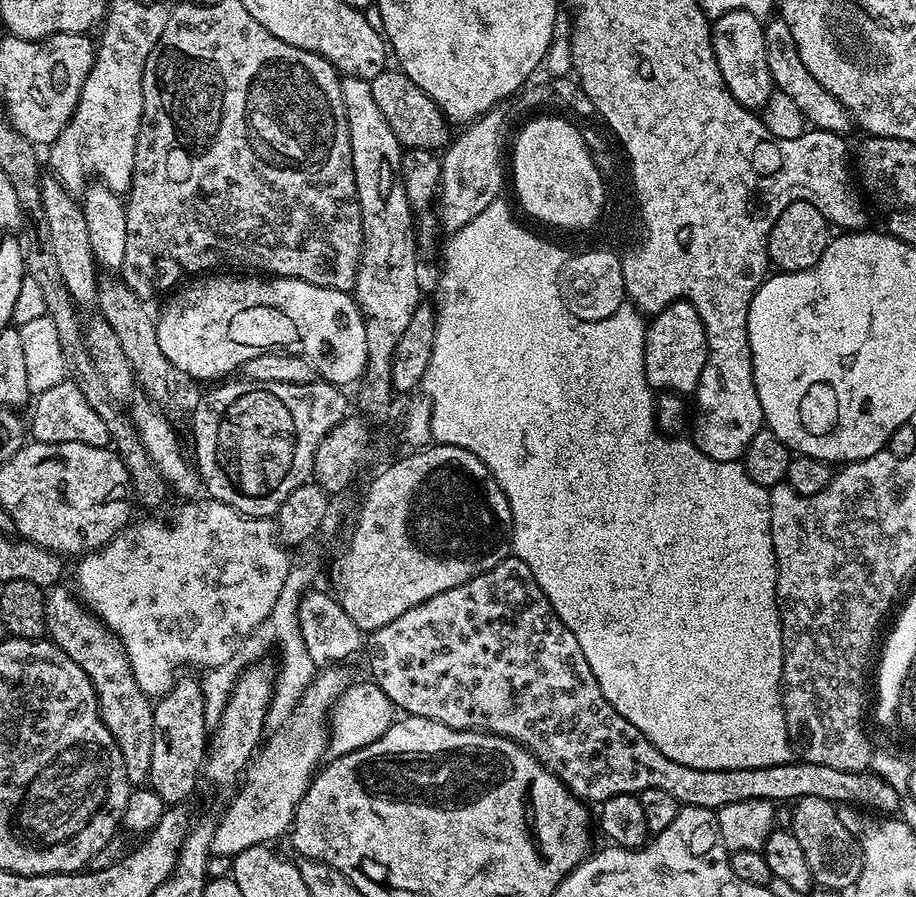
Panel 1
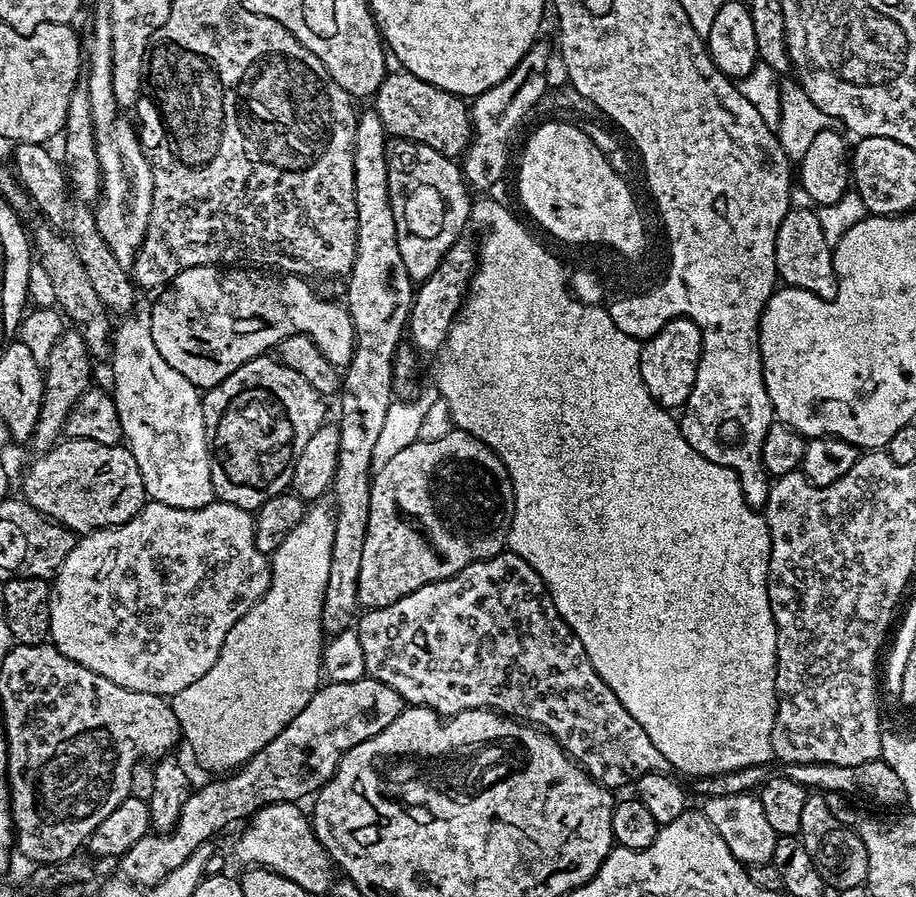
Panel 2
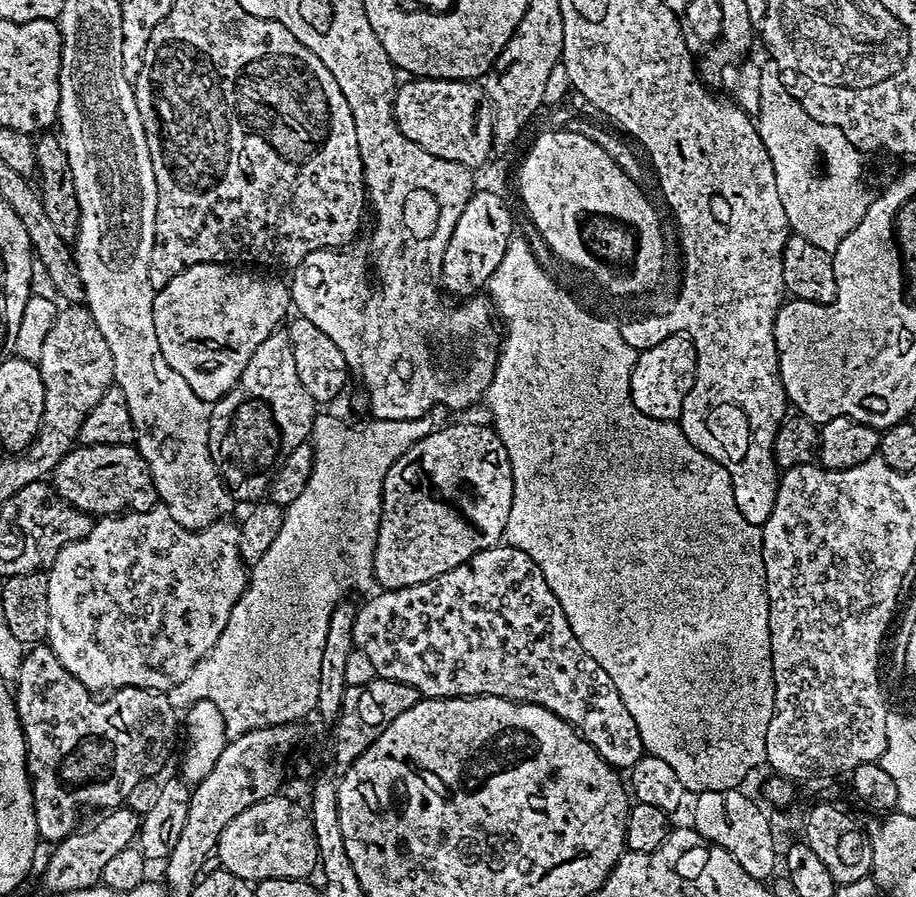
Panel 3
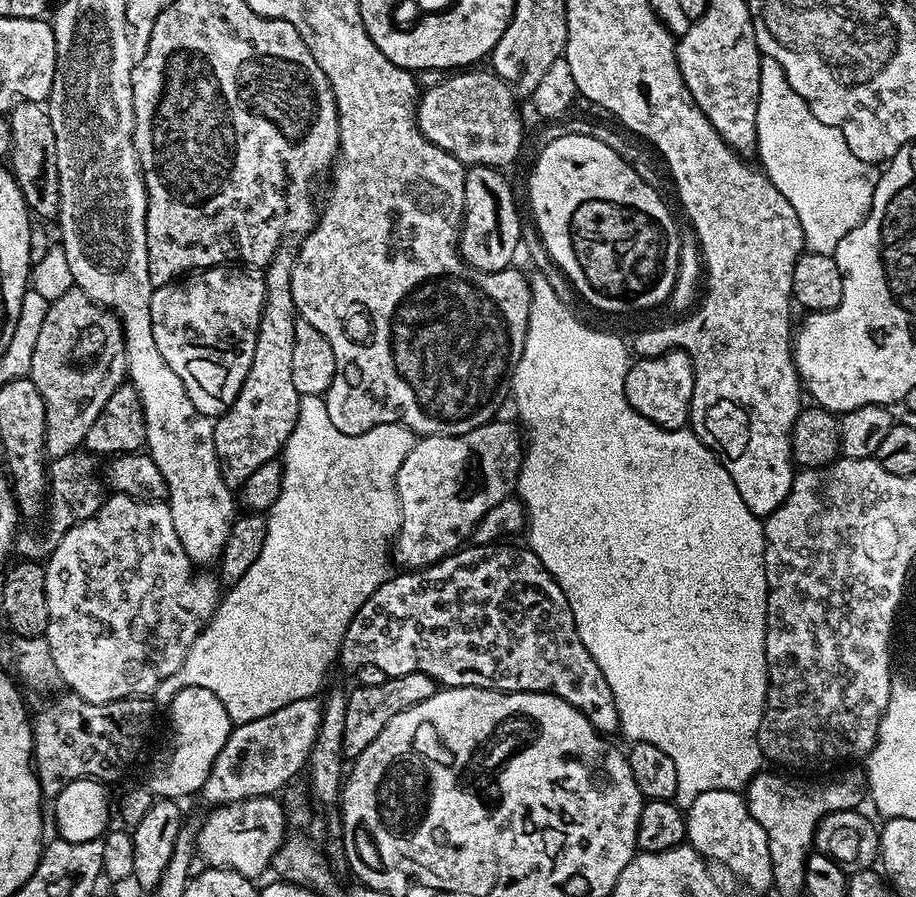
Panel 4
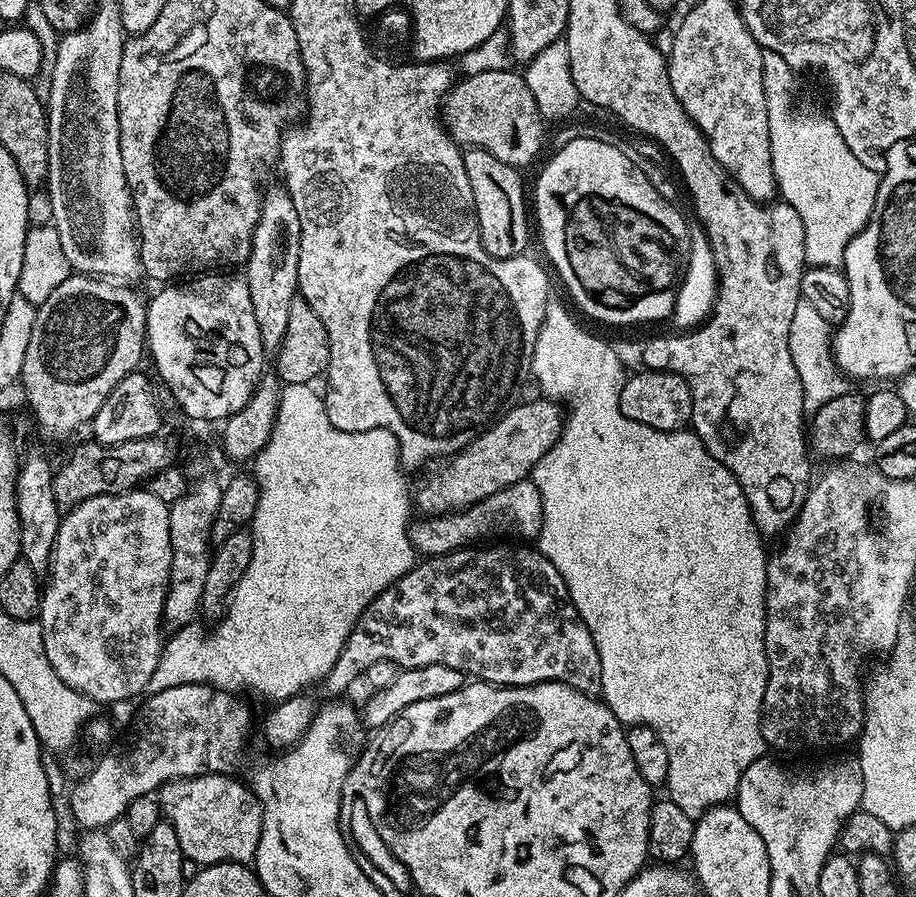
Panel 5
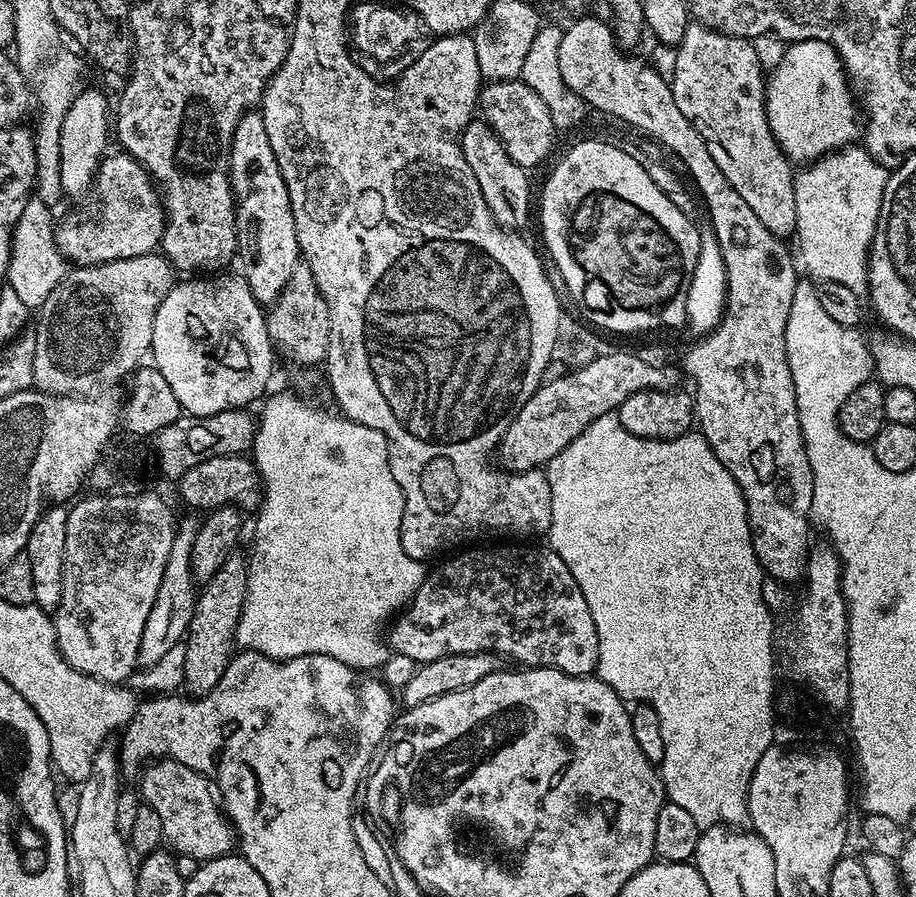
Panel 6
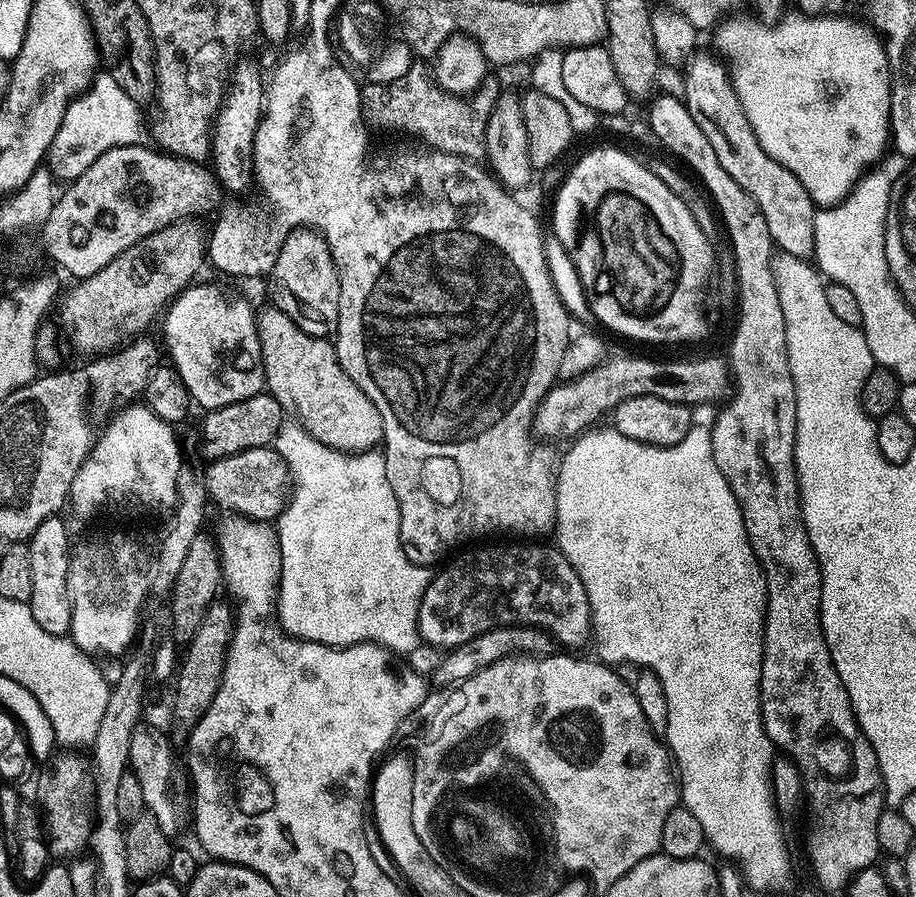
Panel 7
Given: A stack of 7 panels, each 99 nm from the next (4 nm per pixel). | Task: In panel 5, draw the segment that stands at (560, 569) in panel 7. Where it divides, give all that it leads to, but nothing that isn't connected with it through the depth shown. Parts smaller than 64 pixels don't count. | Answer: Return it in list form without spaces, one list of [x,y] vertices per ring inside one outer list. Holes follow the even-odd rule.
[[[465,546],[457,548],[455,552],[447,552],[445,556],[430,556],[421,559],[419,563],[409,570],[400,581],[378,594],[370,606],[358,618],[350,638],[346,640],[346,646],[342,654],[338,656],[338,662],[325,676],[322,687],[326,693],[336,696],[346,691],[350,684],[376,662],[390,662],[397,669],[417,668],[418,666],[430,666],[441,664],[442,666],[454,666],[454,670],[467,674],[472,678],[479,678],[485,684],[499,684],[502,688],[521,688],[531,684],[545,684],[547,680],[559,680],[560,683],[570,686],[579,692],[596,694],[602,686],[602,662],[598,658],[598,646],[568,593],[566,582],[558,570],[554,570],[554,562],[550,562],[539,550],[532,546],[512,546],[516,548],[488,548],[492,546]]]

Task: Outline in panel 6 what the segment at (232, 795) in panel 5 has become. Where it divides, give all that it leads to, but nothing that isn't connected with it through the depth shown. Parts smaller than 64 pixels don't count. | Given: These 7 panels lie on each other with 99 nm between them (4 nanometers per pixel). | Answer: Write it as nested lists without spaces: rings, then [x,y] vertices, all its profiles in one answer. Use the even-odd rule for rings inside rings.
[[[156,758],[141,771],[138,783],[143,803],[149,804],[158,818],[162,818],[164,838],[169,845],[172,843],[170,848],[173,853],[190,854],[190,858],[203,862],[233,851],[233,833],[218,807],[213,785],[207,776],[190,770],[190,766],[177,760]]]

